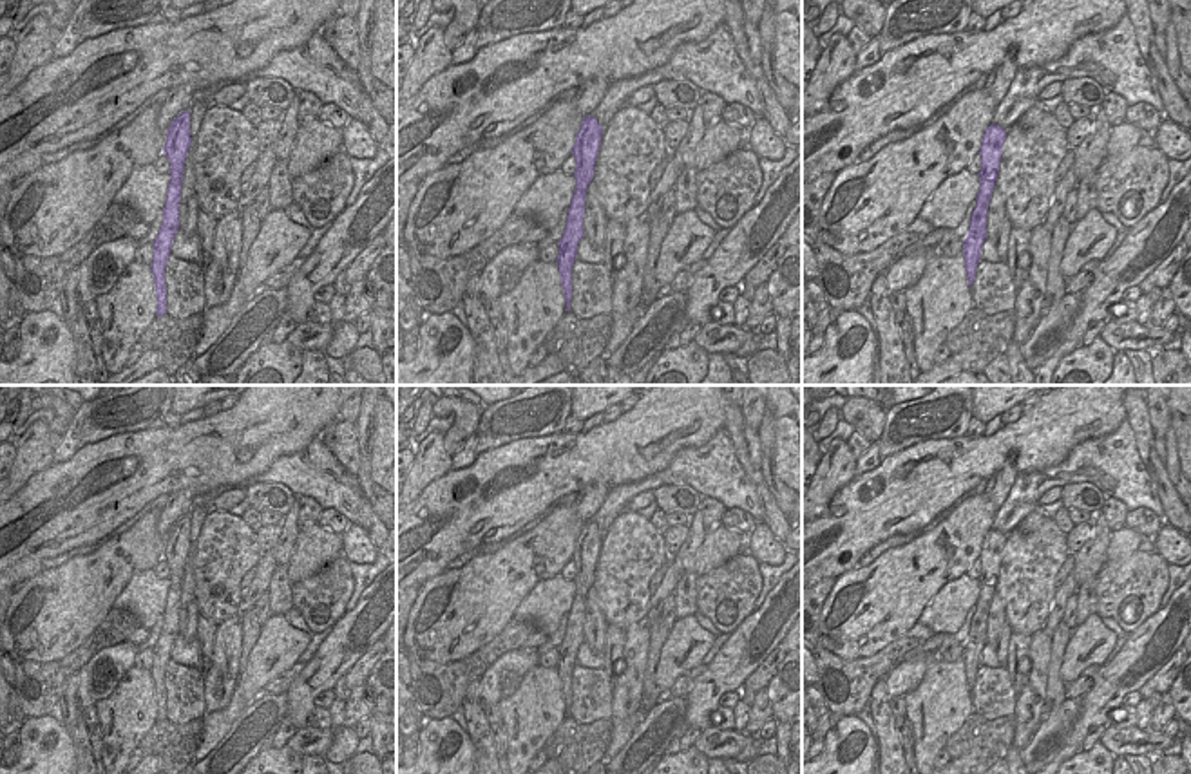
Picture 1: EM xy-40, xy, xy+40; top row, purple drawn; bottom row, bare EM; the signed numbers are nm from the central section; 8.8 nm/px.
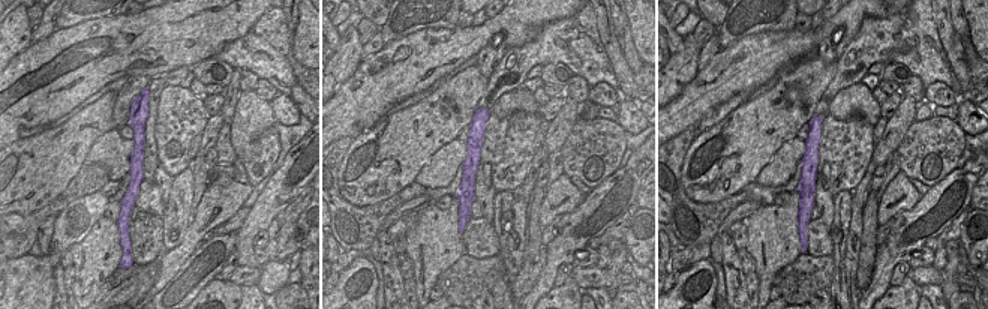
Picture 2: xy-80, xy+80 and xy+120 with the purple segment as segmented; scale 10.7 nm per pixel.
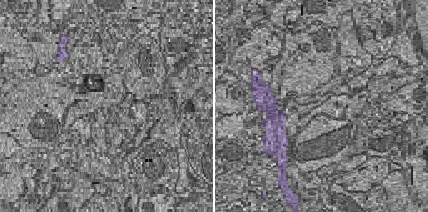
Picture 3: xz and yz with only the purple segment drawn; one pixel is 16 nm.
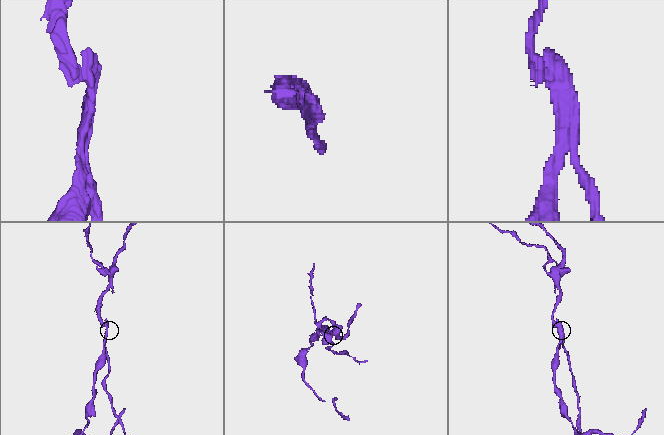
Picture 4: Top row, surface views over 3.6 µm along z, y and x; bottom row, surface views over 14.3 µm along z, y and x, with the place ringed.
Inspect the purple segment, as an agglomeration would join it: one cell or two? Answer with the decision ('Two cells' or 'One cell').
Two cells.

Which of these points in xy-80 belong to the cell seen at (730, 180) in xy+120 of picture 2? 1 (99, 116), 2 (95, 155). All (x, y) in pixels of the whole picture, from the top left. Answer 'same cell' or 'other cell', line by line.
1: same cell
2: other cell

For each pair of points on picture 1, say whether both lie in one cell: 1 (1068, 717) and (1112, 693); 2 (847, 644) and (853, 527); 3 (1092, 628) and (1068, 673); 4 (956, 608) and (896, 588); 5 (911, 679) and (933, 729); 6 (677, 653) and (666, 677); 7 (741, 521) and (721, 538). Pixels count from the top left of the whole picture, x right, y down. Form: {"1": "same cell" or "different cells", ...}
{"1": "different cells", "2": "different cells", "3": "same cell", "4": "different cells", "5": "different cells", "6": "same cell", "7": "different cells"}

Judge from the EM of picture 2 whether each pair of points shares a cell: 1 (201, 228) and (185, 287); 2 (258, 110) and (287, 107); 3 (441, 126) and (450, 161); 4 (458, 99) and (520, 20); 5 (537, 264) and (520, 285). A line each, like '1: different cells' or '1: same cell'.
1: different cells
2: different cells
3: different cells
4: different cells
5: same cell

